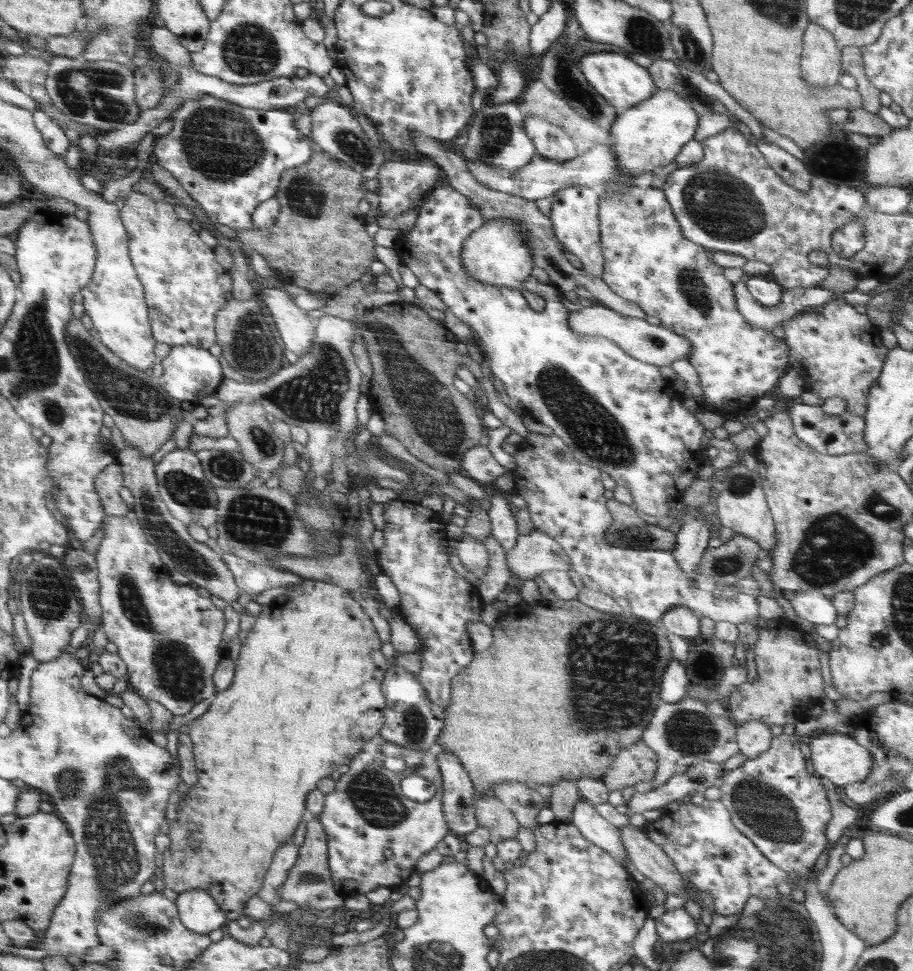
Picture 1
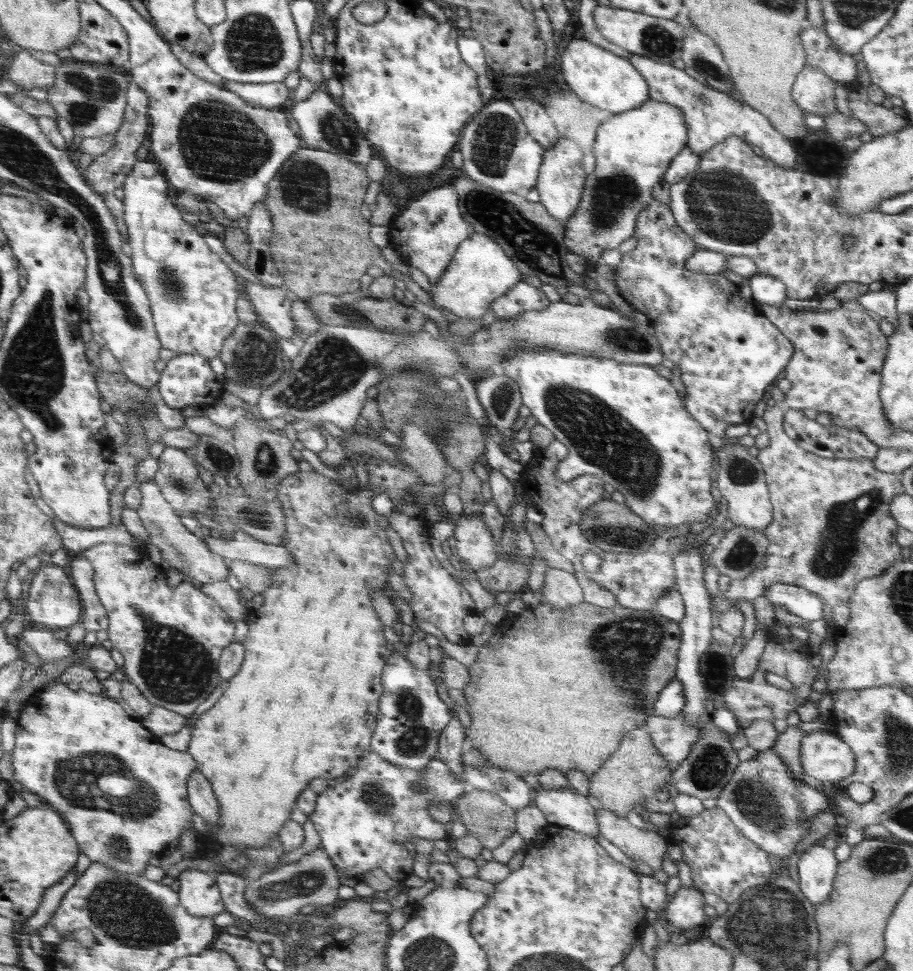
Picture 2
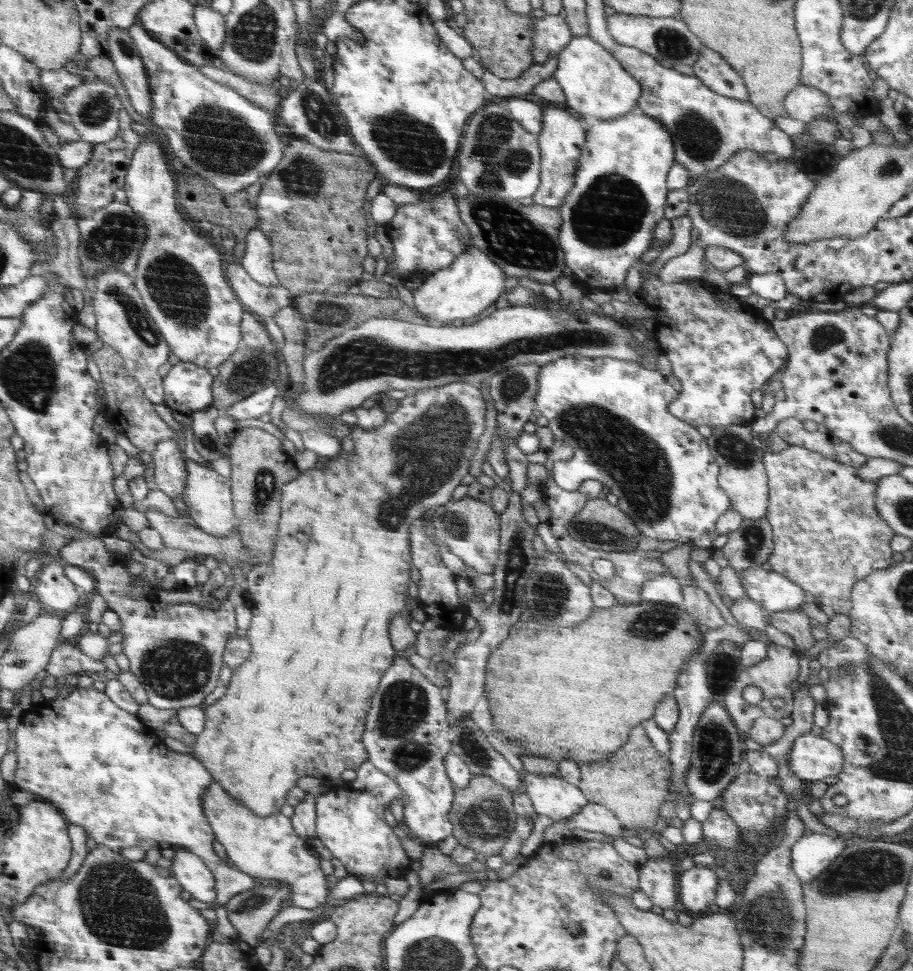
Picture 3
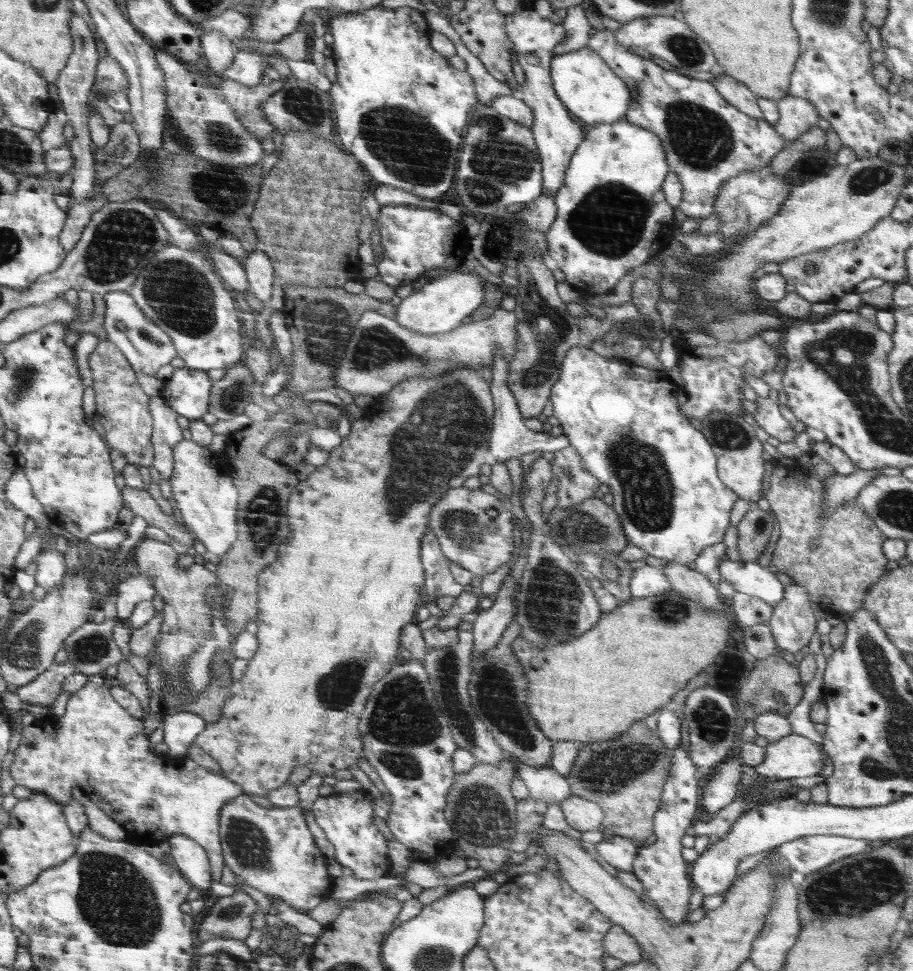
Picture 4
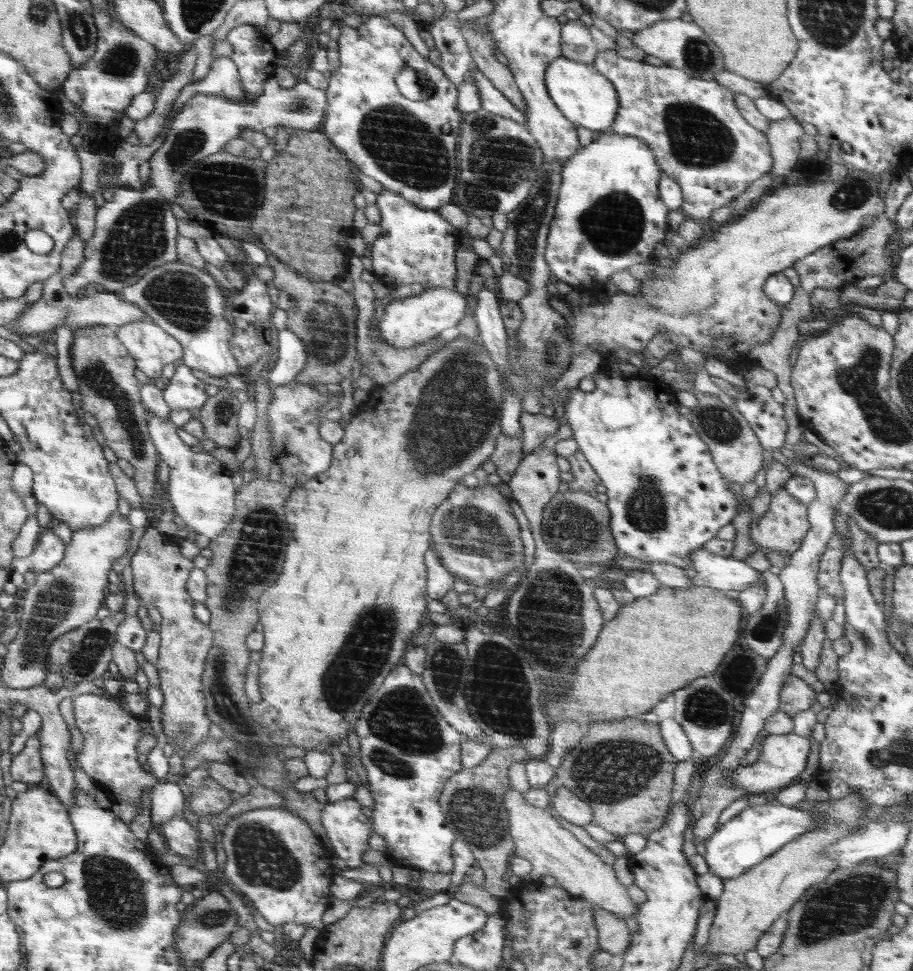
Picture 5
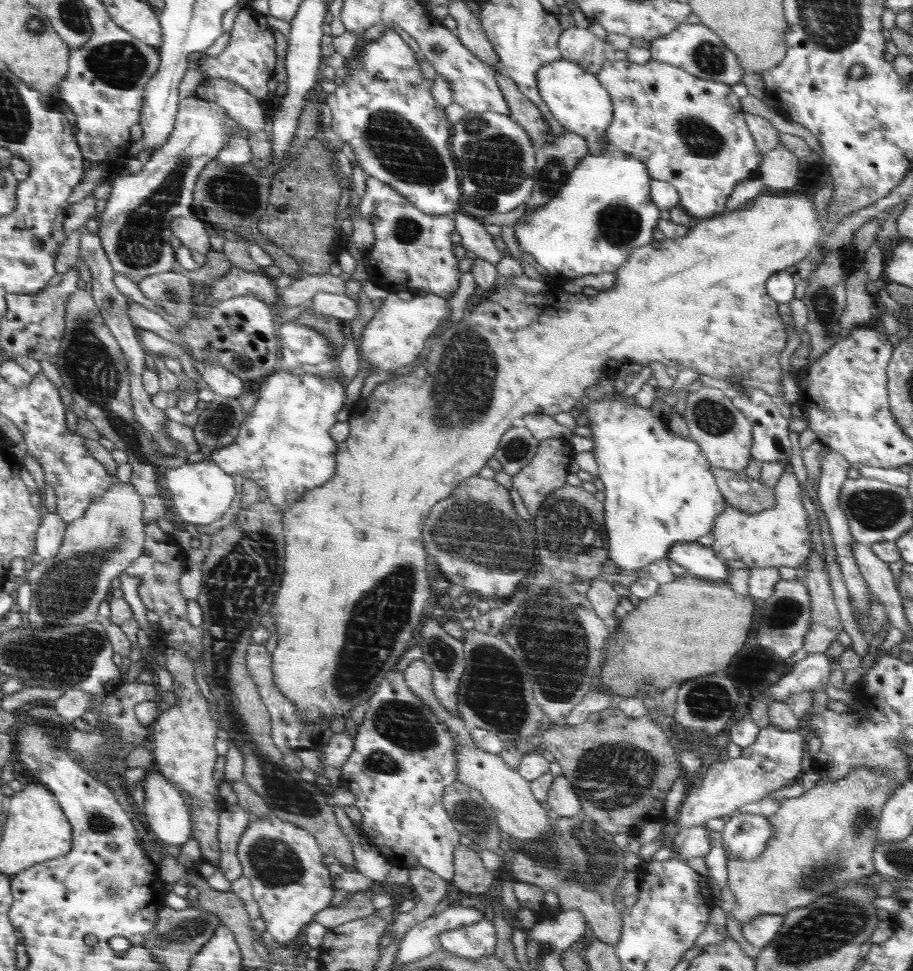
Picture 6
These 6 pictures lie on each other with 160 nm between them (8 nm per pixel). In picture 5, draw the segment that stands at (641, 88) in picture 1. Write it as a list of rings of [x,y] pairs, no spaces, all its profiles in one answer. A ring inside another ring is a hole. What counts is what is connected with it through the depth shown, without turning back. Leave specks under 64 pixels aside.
[[[564,56],[556,58],[548,66],[546,85],[555,105],[575,125],[588,130],[609,130],[617,117],[620,102],[614,83],[592,64],[576,62]]]

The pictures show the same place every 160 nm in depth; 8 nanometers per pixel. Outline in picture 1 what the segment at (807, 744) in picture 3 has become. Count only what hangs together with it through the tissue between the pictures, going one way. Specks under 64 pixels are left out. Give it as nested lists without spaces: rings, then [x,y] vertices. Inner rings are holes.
[[[825,732],[814,734],[810,739],[809,746],[810,758],[808,763],[810,769],[816,776],[828,778],[836,786],[862,782],[873,767],[871,754],[849,734]]]

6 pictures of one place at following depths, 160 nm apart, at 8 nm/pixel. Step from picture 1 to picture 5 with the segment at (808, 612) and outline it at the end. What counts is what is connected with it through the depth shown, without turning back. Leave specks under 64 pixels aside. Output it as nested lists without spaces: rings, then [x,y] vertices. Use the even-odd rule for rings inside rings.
[[[703,546],[692,552],[692,562],[697,572],[696,581],[705,587],[715,590],[744,590],[752,583],[764,585],[761,572],[747,565],[744,559],[732,556],[718,556],[706,550]]]

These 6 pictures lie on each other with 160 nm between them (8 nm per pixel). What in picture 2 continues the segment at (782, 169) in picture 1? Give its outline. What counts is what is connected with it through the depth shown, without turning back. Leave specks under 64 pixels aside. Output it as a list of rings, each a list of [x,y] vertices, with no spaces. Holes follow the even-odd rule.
[[[631,53],[628,59],[649,83],[652,100],[673,104],[683,111],[690,134],[686,148],[694,150],[698,156],[706,154],[712,147],[726,141],[730,136],[736,136],[742,142],[760,147],[763,150],[763,156],[773,160],[776,164],[795,169],[796,149],[792,141],[778,132],[761,112],[744,102],[735,100],[728,93],[707,87],[671,63],[659,63],[655,59],[634,53]]]

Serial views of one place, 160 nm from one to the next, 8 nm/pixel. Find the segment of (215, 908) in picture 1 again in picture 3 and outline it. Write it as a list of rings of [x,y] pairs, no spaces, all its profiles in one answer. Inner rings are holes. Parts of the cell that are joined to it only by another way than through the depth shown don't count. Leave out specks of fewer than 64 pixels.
[[[188,849],[176,852],[172,862],[172,872],[187,900],[191,898],[214,904],[217,892],[214,890],[215,878],[212,878],[212,871],[206,866],[199,855],[192,854]]]

